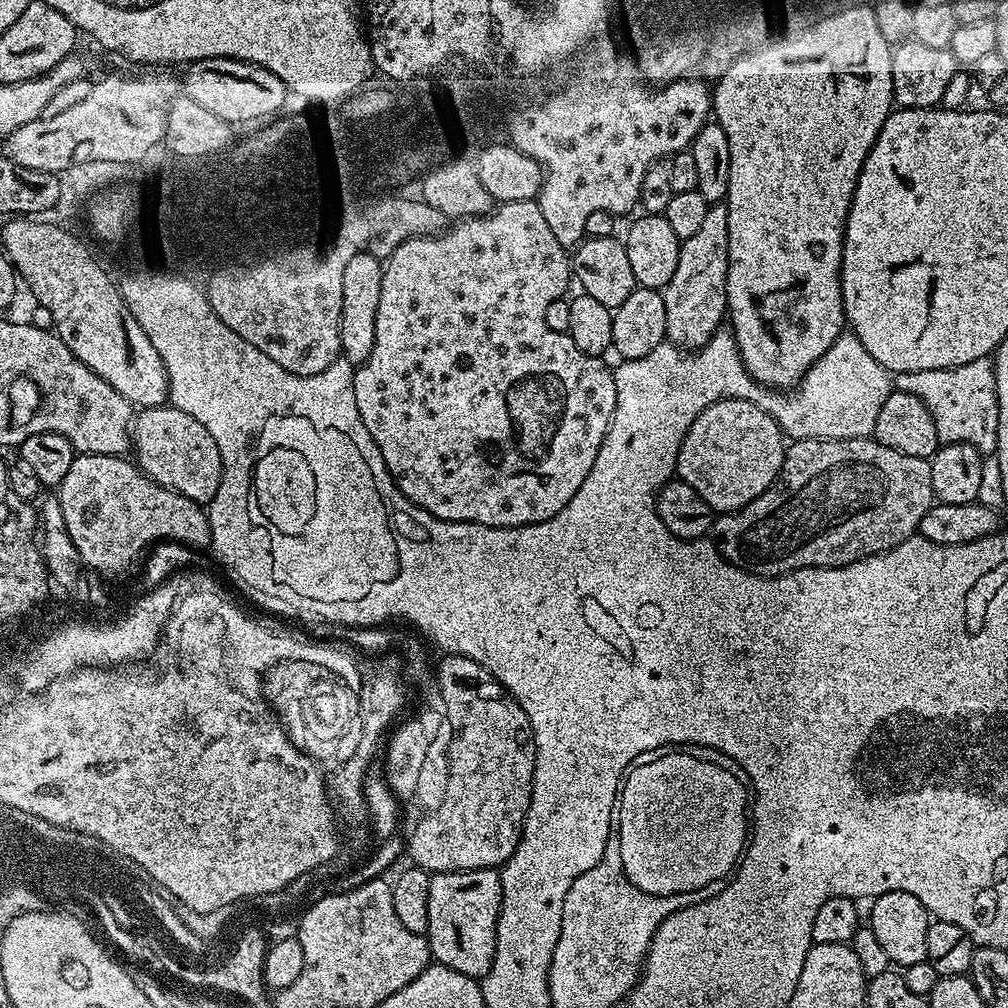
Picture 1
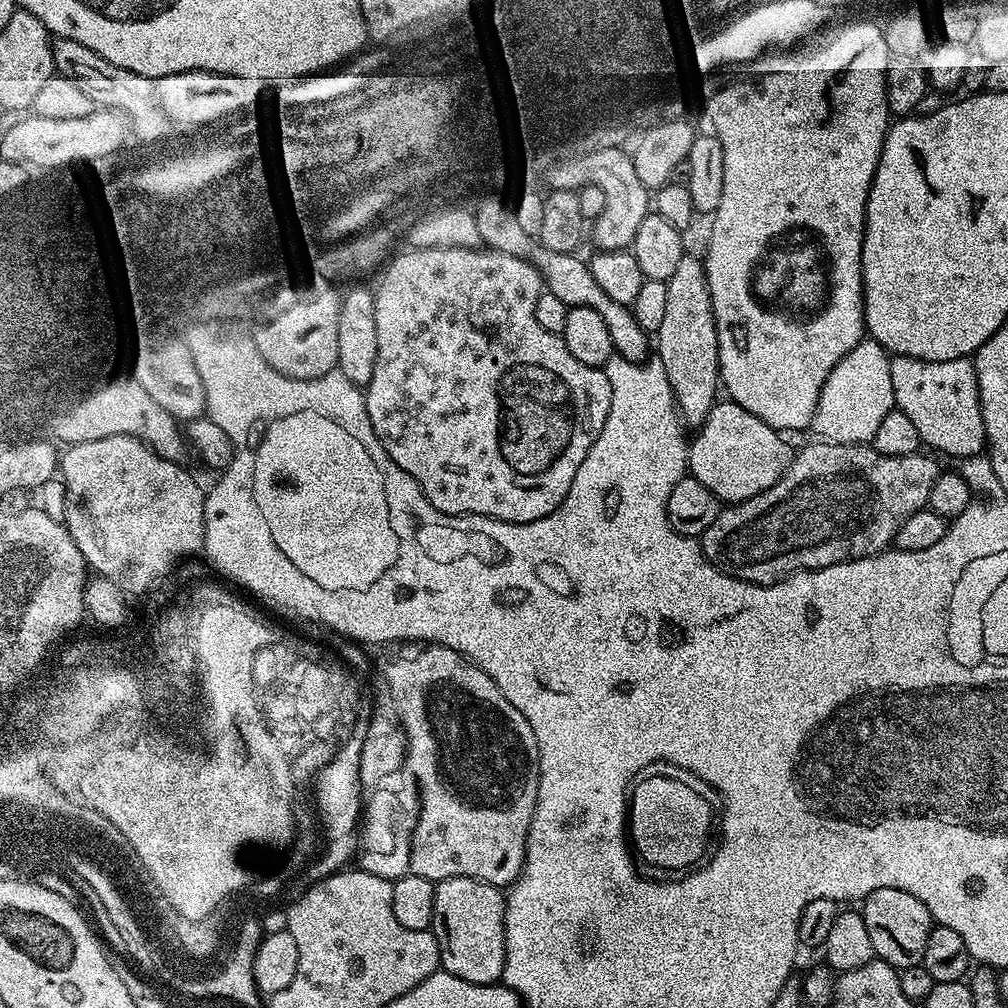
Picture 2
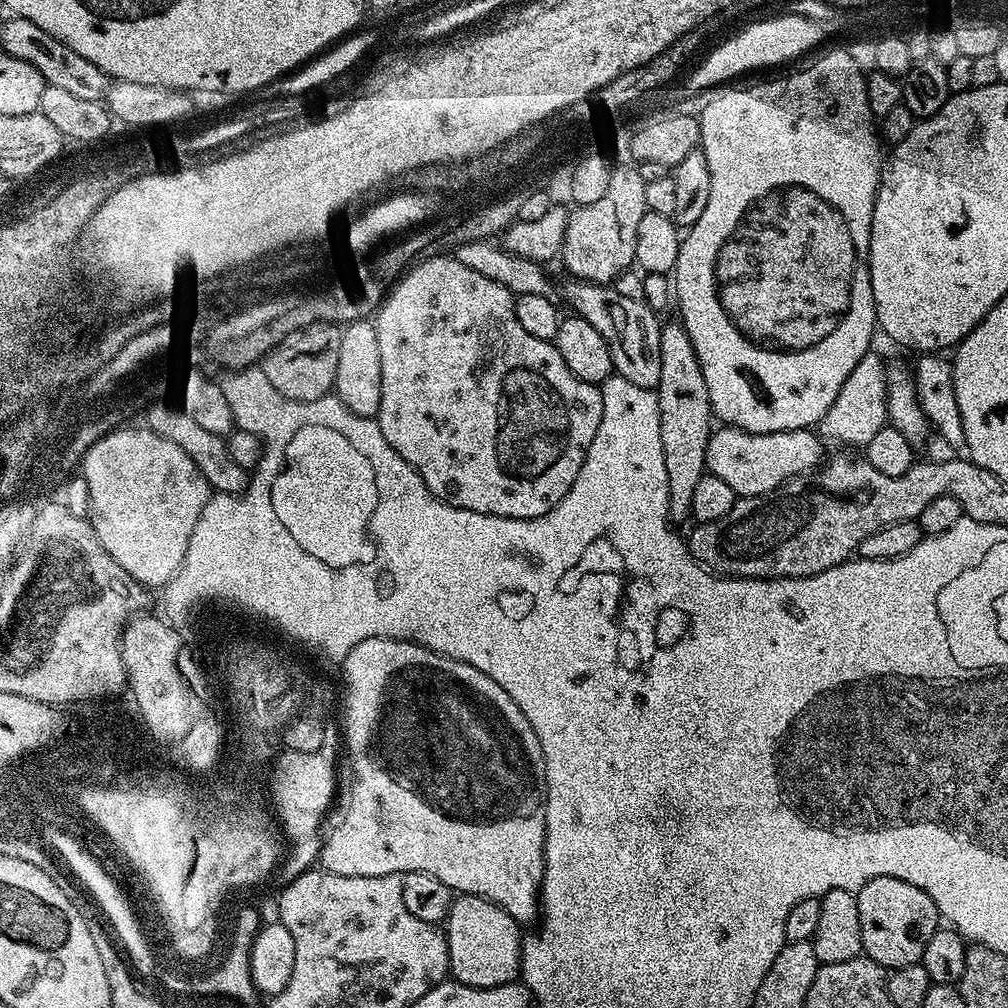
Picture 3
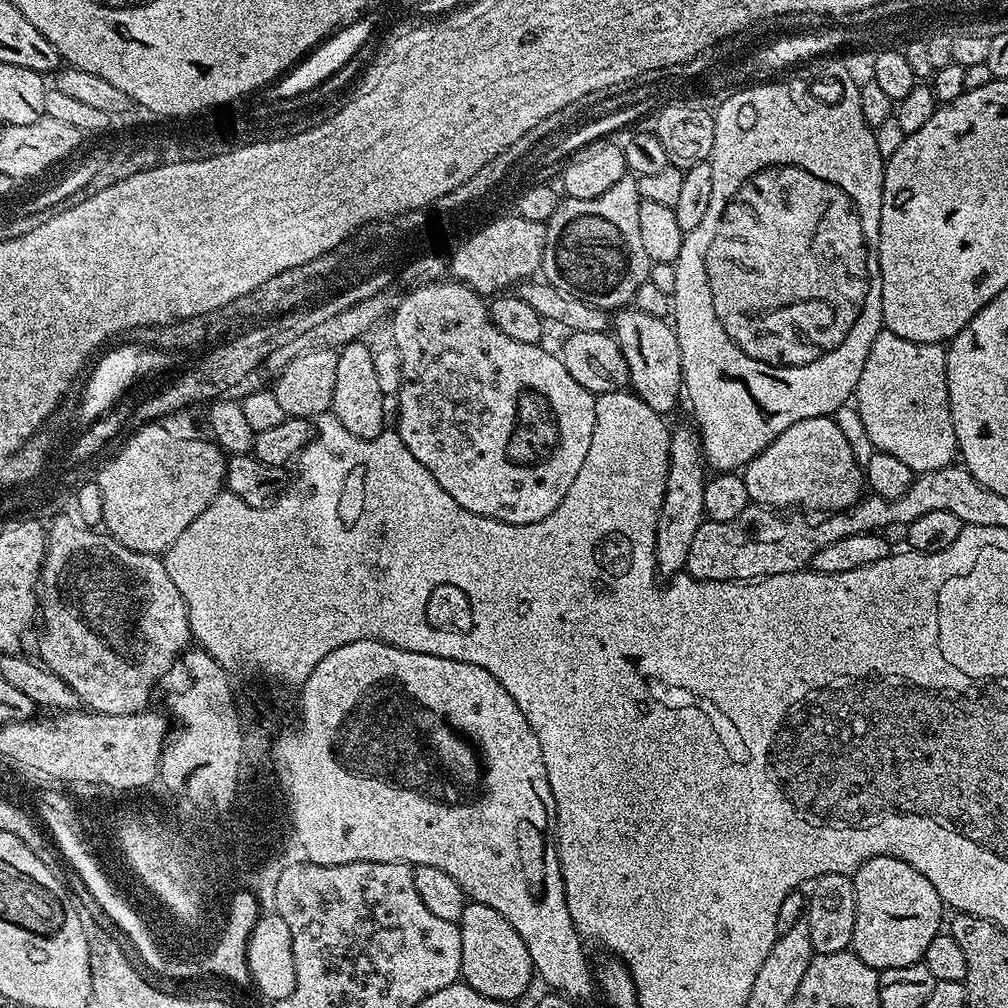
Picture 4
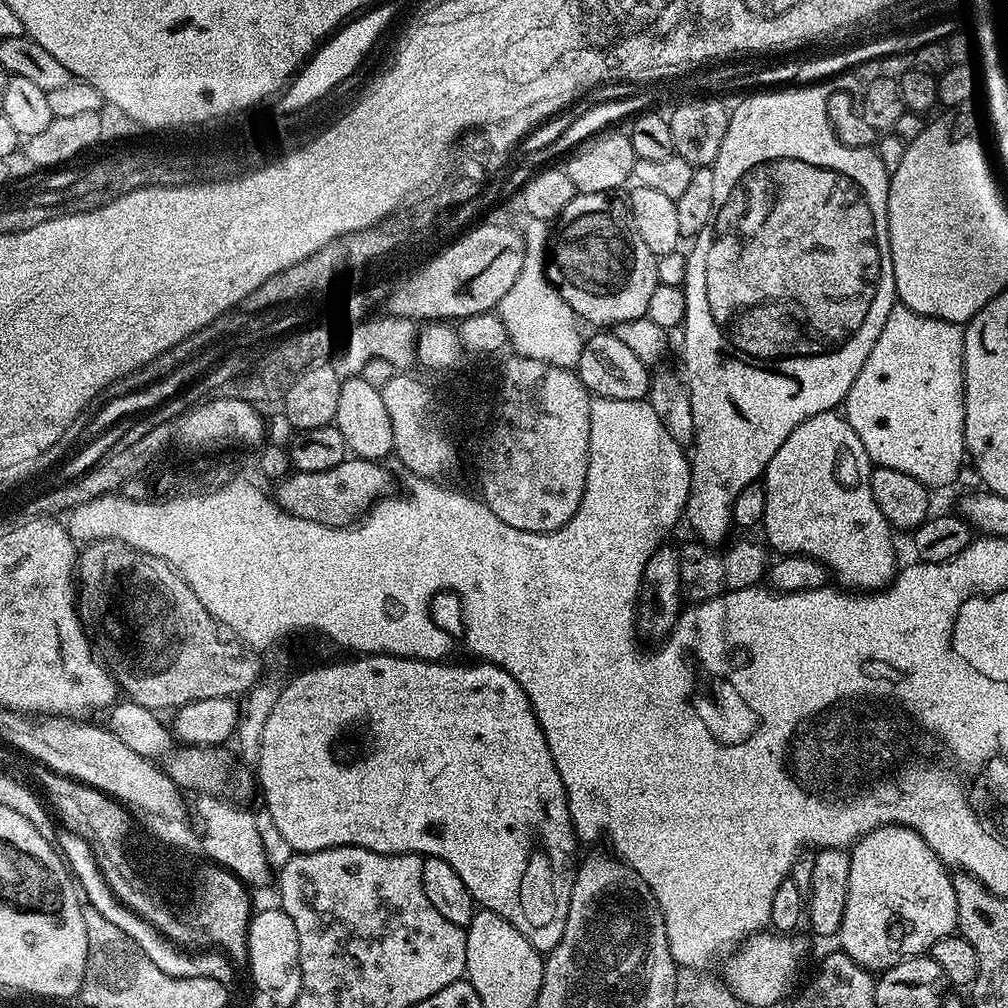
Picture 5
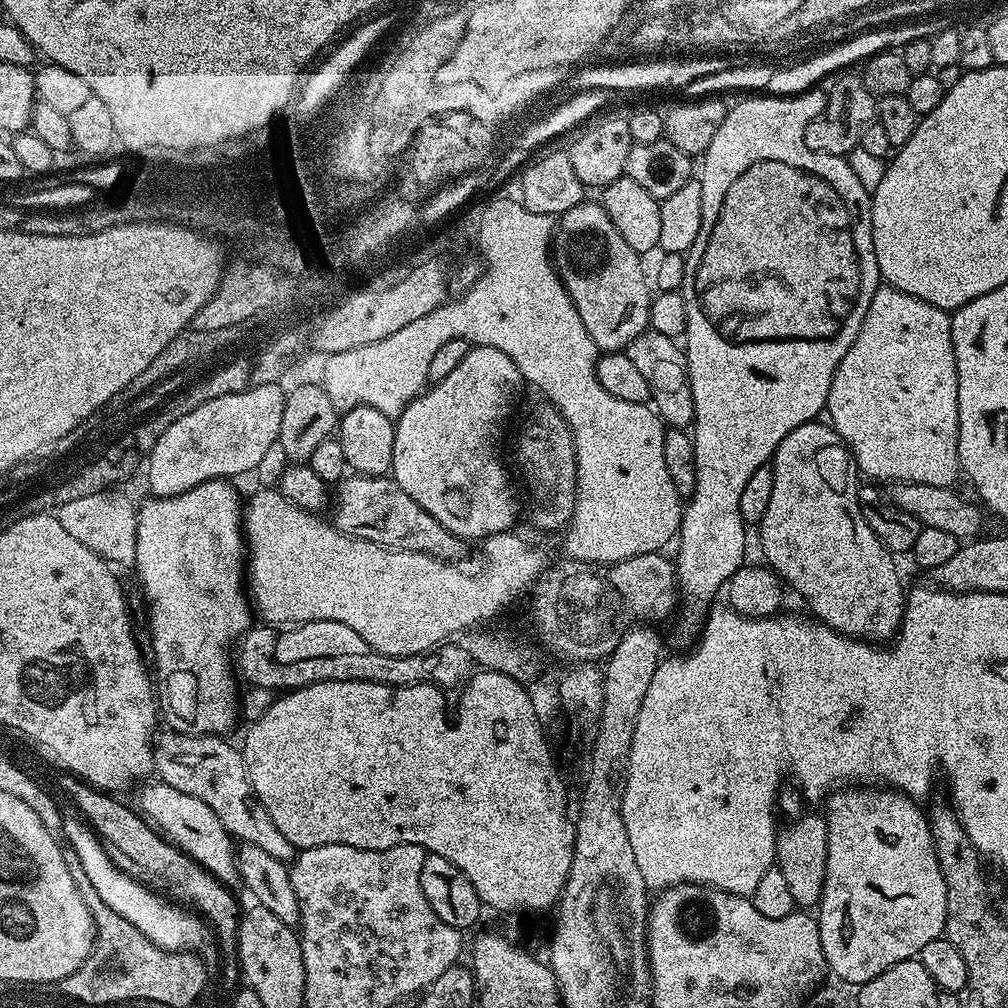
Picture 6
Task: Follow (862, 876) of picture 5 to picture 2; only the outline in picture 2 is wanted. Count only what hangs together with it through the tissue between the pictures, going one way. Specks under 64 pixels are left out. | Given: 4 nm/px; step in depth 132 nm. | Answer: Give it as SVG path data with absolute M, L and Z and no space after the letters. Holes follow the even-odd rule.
M883 888L867 893L863 897L862 915L866 922L866 931L870 933L870 942L876 951L875 959L886 961L894 969L909 968L921 963L926 950L926 938L930 938L934 921L932 916L914 898L914 894L906 894L906 890Z

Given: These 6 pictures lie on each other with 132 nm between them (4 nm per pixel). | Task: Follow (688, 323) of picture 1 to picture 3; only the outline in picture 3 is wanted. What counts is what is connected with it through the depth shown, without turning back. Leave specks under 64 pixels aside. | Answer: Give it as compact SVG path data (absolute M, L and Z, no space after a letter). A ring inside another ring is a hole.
M665 323L660 330L662 338L662 378L654 391L658 398L658 414L660 415L660 433L666 458L666 482L670 486L668 495L668 519L673 522L688 520L692 515L694 490L698 487L698 478L706 475L706 450L708 439L714 431L714 417L710 406L710 390L706 390L706 378L702 378L702 366L698 362L698 354L690 342L690 334L683 323Z

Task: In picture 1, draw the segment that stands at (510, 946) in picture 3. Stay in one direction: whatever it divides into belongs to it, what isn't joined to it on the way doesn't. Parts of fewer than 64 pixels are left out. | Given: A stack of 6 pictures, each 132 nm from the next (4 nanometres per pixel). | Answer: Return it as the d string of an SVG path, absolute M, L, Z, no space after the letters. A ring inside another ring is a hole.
M479 868L478 870L470 870L469 872L453 872L451 870L440 870L432 876L430 882L430 926L426 933L428 938L428 951L431 959L437 964L446 966L450 970L458 970L458 974L466 974L473 978L482 978L494 966L494 958L496 957L496 927L498 926L498 918L500 917L500 907L502 906L502 882L500 881L500 872L495 868Z

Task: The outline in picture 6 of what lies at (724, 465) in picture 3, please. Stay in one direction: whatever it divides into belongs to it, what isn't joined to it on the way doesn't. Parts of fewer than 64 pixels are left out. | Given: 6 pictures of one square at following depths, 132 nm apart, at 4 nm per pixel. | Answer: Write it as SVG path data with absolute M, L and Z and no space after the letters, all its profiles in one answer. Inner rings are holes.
M820 423L803 424L790 430L772 456L774 491L758 525L763 563L808 603L819 623L865 642L888 642L899 632L900 623L904 621L906 587L892 561L895 560L893 553L876 537L874 530L870 530L862 514L856 493L858 469L852 453L831 426Z

